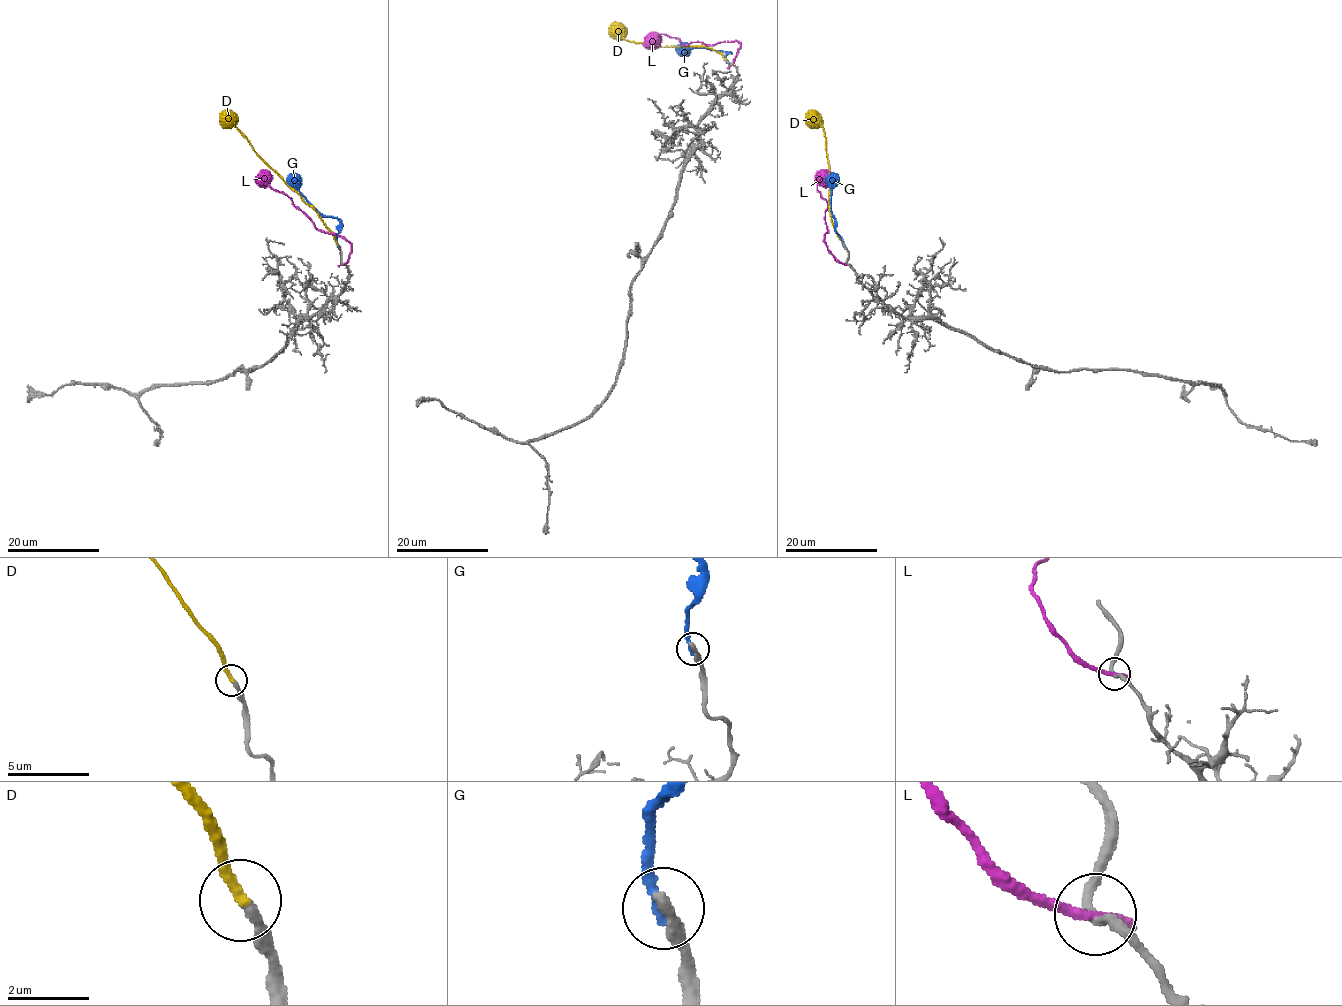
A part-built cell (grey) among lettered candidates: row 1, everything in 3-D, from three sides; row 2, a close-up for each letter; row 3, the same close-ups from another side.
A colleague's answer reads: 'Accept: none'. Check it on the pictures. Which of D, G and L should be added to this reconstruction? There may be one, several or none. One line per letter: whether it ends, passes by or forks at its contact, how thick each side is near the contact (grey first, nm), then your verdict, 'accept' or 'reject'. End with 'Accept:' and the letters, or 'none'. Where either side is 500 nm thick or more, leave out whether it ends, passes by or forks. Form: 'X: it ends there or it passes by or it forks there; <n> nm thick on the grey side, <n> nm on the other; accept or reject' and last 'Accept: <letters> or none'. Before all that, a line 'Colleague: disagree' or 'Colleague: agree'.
Colleague: disagree
D: it ends there; 240 nm thick on the grey side, 240 nm on the other; accept
G: it ends there; 320 nm thick on the grey side, 280 nm on the other; reject
L: it passes by; 240 nm thick on the grey side, 200 nm on the other; reject
Accept: D

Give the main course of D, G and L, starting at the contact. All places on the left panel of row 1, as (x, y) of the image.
D: (337, 243), (316, 212), (234, 126), (224, 121), (227, 117)
G: (338, 246), (339, 221), (324, 217), (299, 190), (299, 179), (292, 172)
L: (343, 264), (351, 244), (338, 234), (320, 231), (286, 195), (275, 190), (269, 176), (261, 171)

